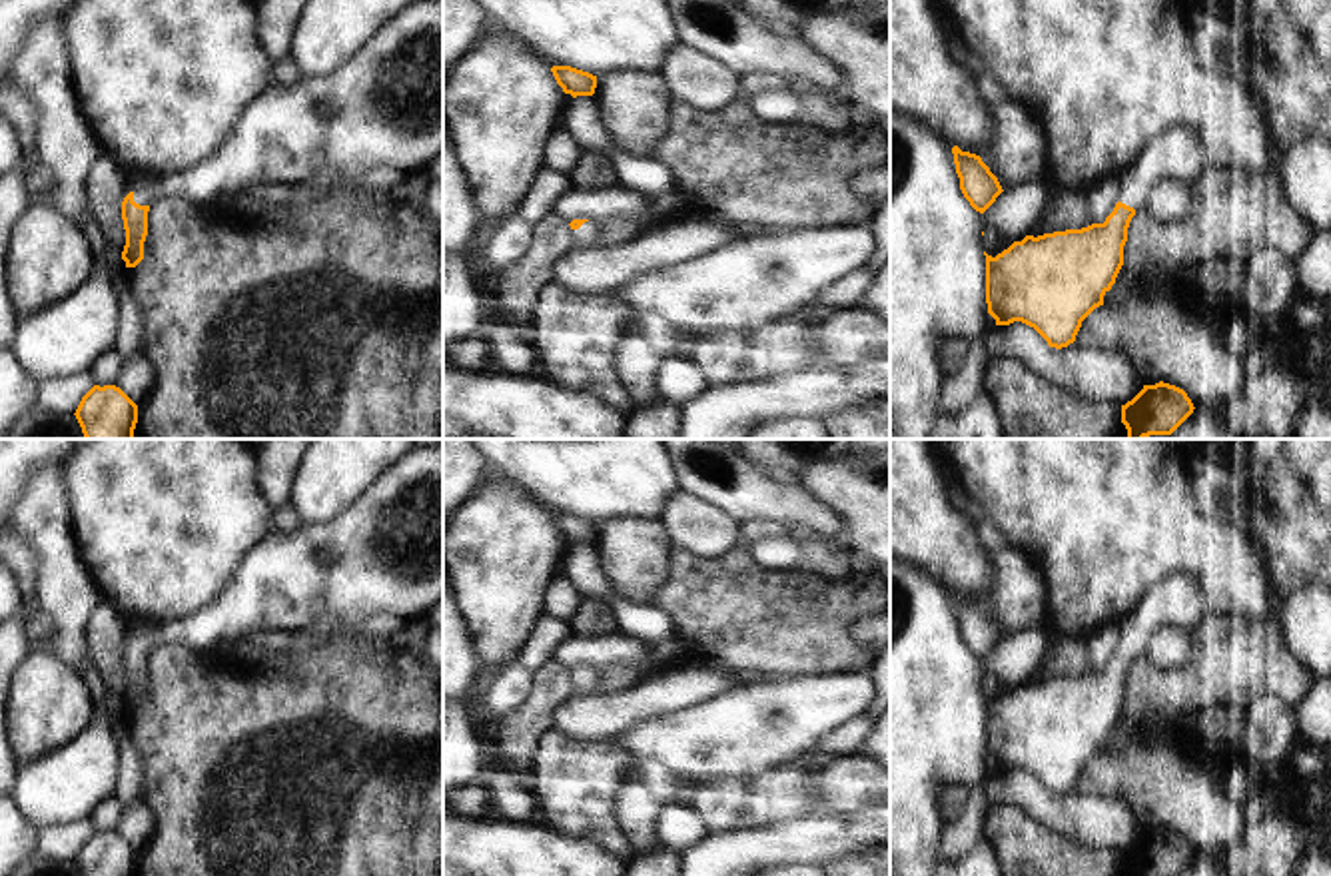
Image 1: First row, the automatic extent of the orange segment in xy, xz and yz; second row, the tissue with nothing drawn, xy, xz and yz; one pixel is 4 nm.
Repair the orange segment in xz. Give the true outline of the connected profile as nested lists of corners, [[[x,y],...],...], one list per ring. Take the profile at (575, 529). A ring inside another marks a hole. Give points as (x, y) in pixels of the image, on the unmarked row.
[[[553,513],[551,519],[565,541],[573,545],[595,541],[597,523],[571,513]]]

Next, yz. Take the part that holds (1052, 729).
[[[1177,573],[1151,587],[1119,625],[1119,649],[1104,670],[1026,682],[996,704],[986,702],[986,750],[996,772],[1022,768],[1050,794],[1076,788],[1082,768],[1100,752],[1123,712],[1131,664],[1149,637],[1173,627],[1191,637],[1209,615],[1197,581]]]

